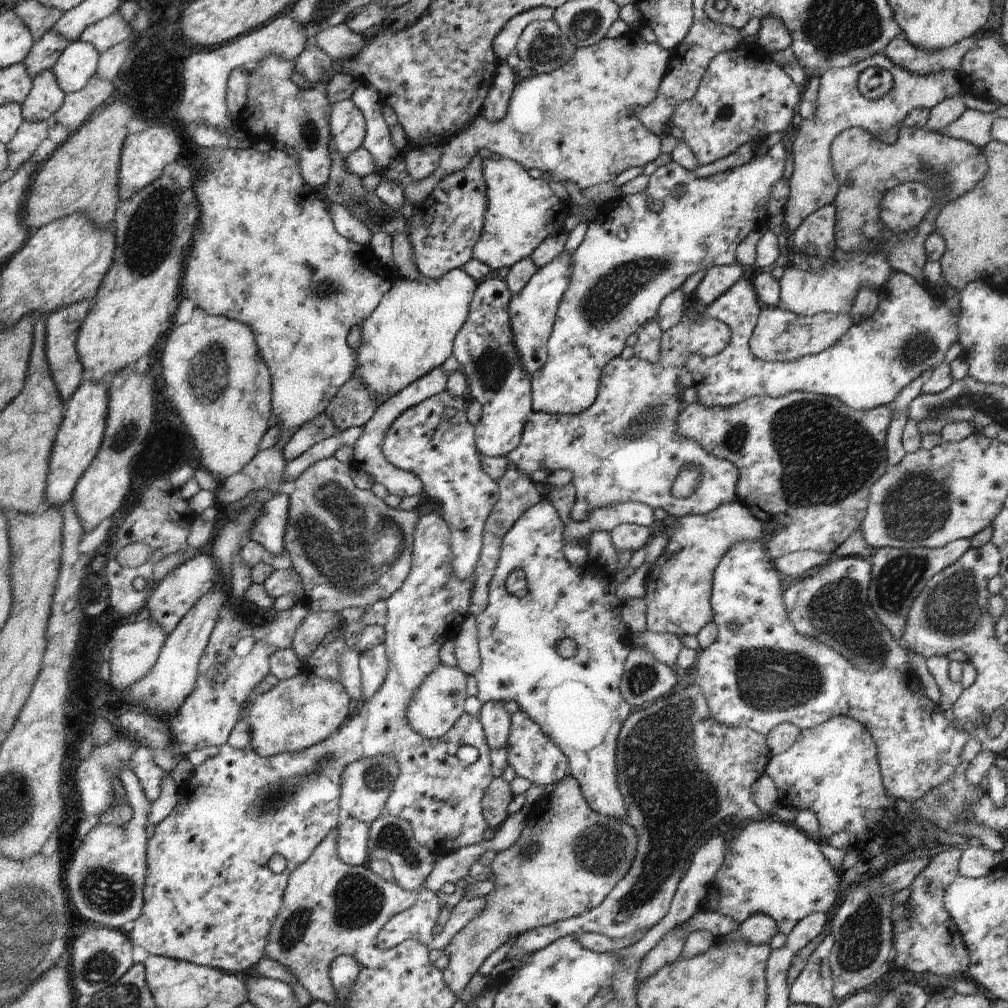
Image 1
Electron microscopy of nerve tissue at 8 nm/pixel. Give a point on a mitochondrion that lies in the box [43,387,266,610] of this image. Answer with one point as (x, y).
(124, 433)

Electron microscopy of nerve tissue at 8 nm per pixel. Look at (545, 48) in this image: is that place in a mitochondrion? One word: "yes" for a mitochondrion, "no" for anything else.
yes

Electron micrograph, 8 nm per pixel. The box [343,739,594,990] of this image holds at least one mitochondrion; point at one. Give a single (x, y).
(390, 837)

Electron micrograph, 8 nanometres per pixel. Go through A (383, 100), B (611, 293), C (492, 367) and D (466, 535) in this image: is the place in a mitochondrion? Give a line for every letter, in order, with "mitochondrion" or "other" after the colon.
A: other
B: mitochondrion
C: mitochondrion
D: mitochondrion

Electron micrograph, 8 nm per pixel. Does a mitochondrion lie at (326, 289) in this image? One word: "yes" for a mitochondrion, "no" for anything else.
yes

